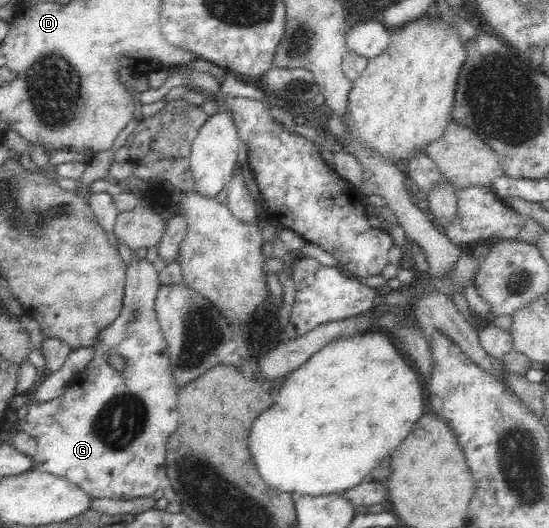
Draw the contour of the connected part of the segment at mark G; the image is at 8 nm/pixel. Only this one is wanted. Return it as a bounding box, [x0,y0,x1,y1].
[17,257,180,500]

